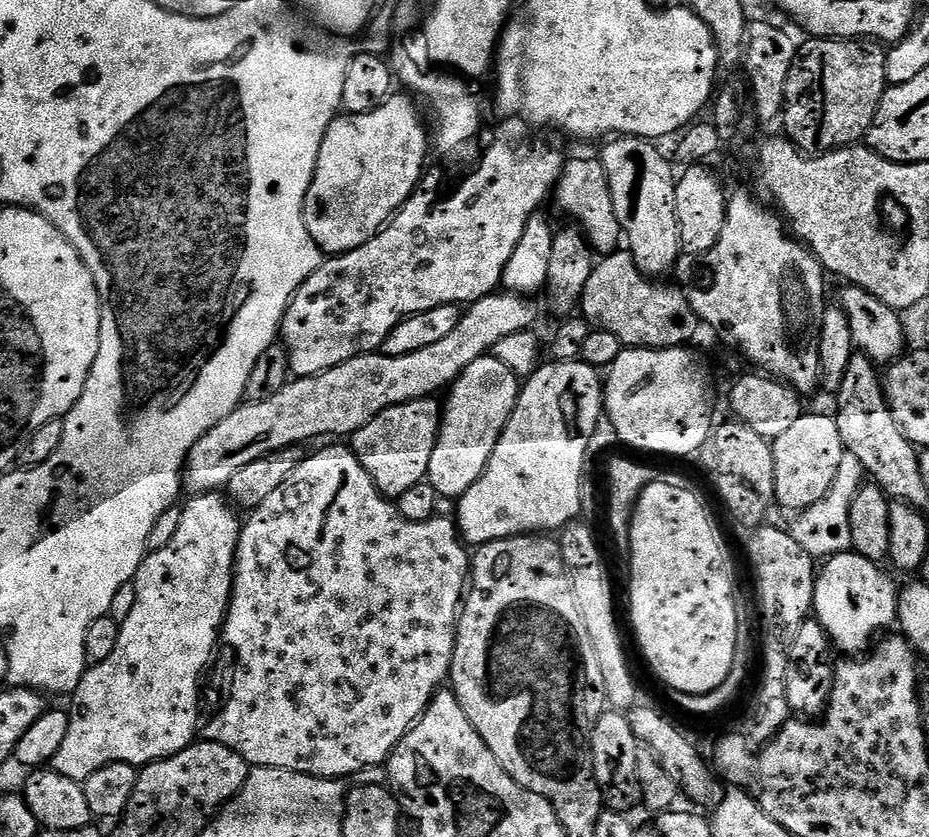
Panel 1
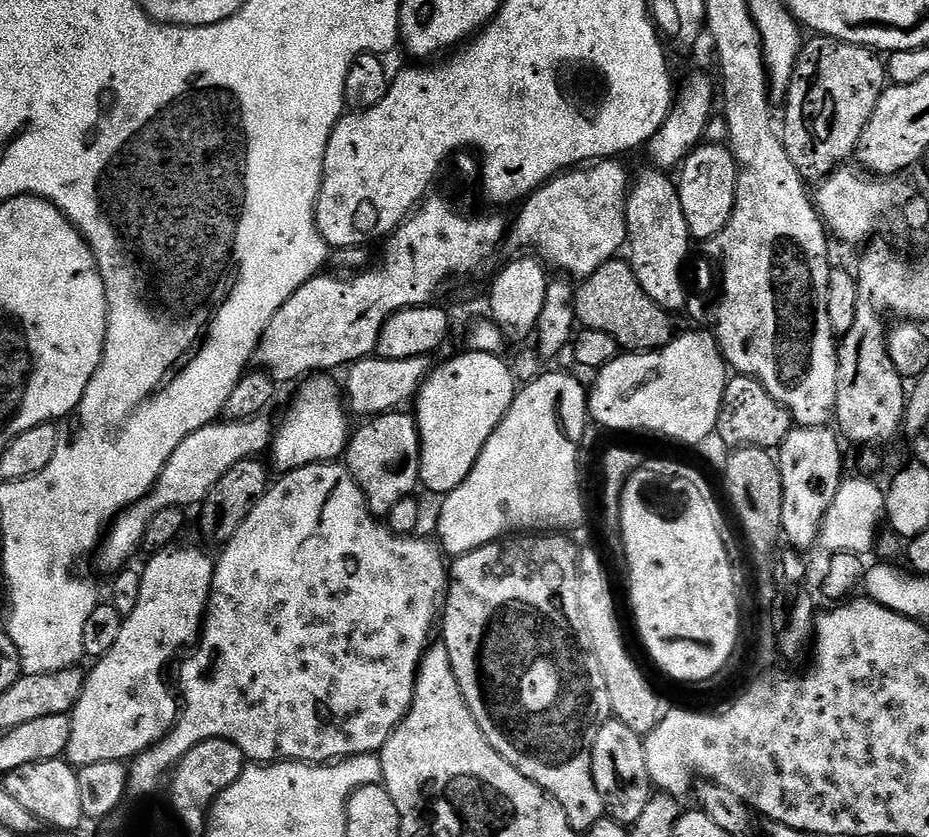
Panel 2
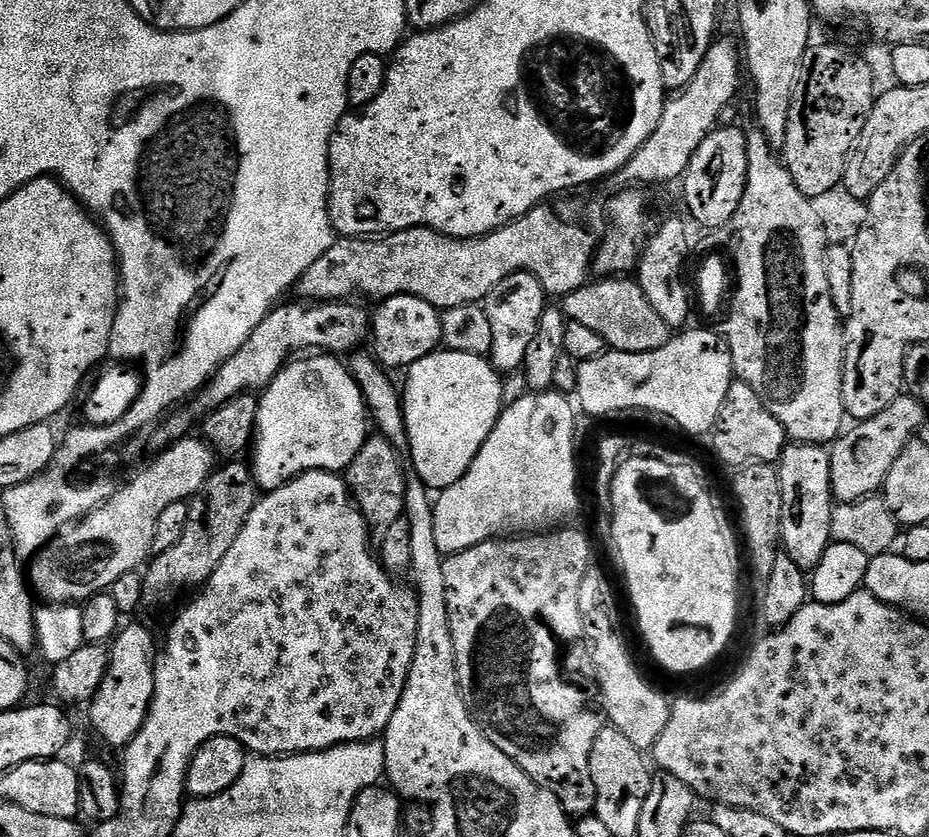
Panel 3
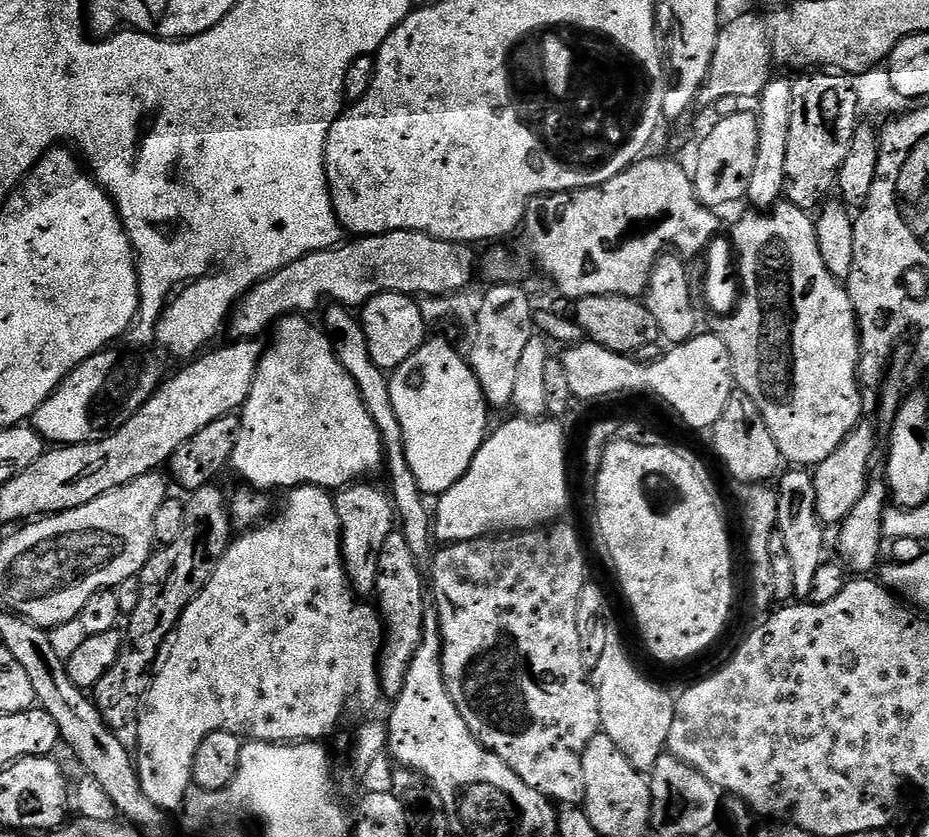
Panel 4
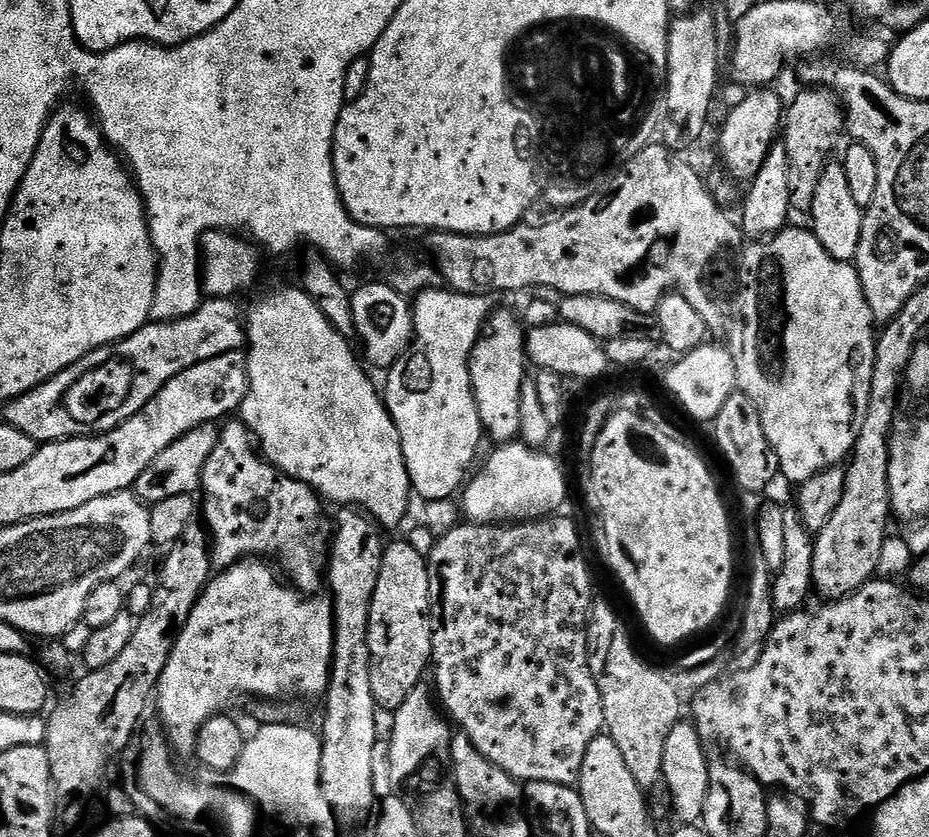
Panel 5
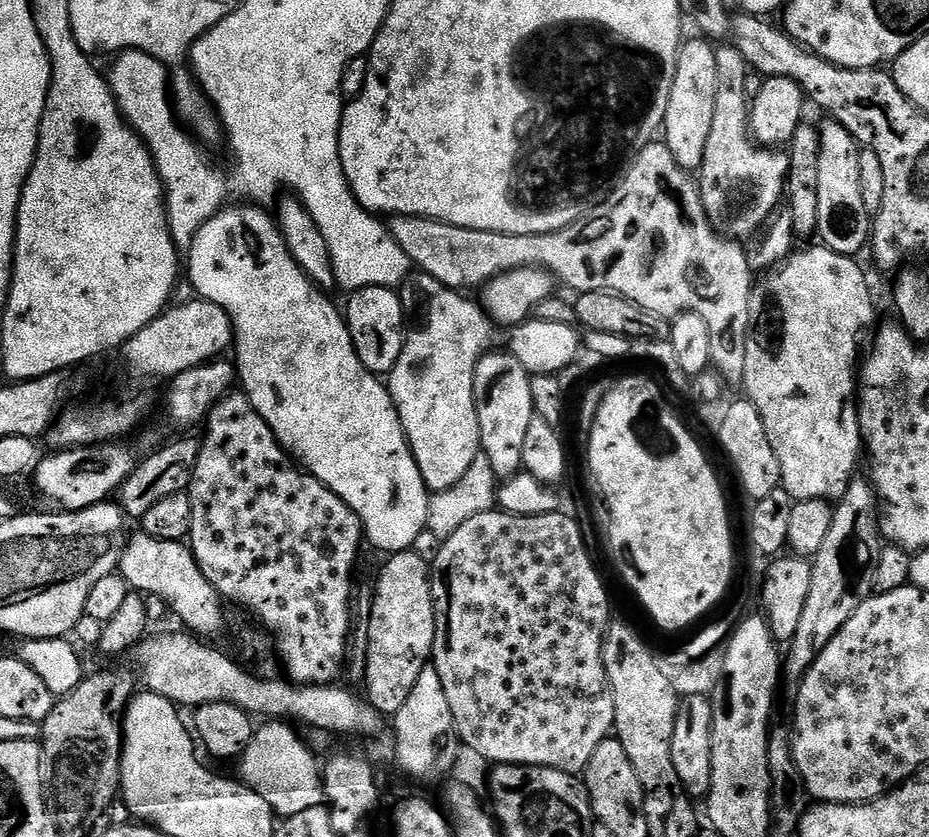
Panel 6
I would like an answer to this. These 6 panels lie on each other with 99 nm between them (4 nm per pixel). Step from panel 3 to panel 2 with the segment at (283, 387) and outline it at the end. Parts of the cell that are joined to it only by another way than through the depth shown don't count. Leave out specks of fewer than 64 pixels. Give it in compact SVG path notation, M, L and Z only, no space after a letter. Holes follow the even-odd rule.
M313 374L307 377L299 385L301 388L296 392L292 409L275 429L270 457L273 460L271 463L276 463L281 473L293 472L295 468L305 468L311 464L339 461L348 447L350 427L348 428L346 400L341 385L339 388L328 376L331 375Z

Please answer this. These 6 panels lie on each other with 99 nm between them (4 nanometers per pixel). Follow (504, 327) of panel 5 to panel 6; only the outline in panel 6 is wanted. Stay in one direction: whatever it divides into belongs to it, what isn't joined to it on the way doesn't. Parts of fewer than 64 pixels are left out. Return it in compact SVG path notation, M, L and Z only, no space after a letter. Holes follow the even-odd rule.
M493 350L483 356L474 370L474 394L480 431L480 450L490 458L497 478L511 478L522 468L522 445L526 429L536 416L534 398L530 398L532 376L518 358L507 351Z

